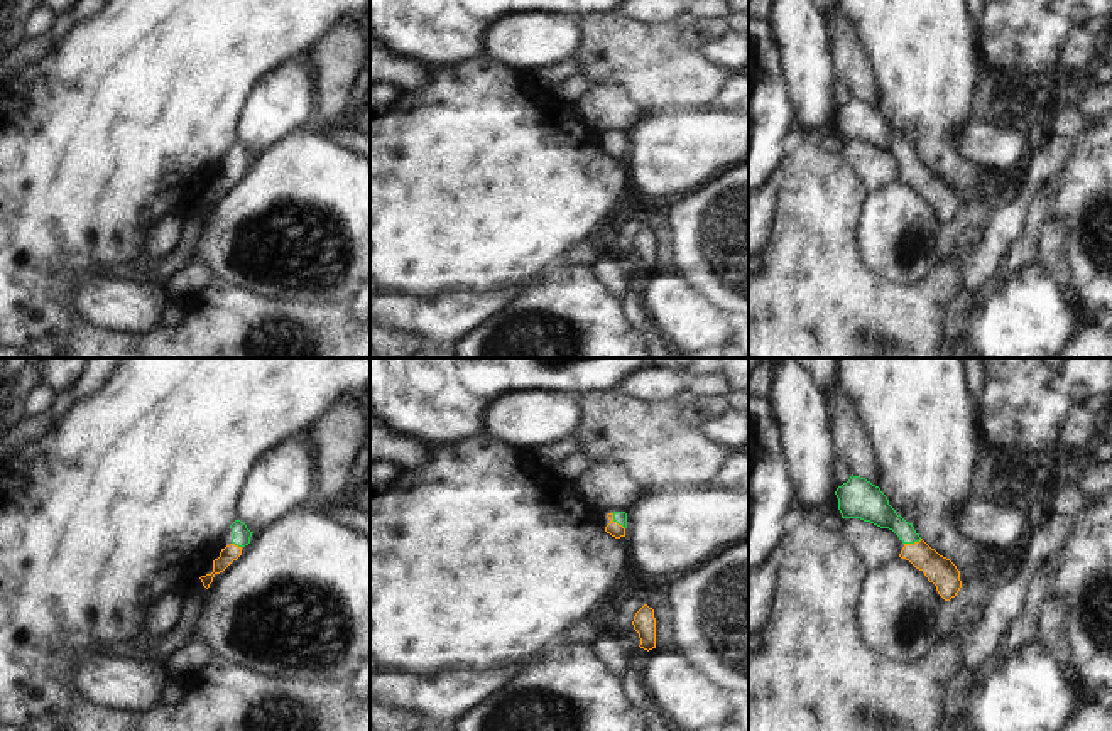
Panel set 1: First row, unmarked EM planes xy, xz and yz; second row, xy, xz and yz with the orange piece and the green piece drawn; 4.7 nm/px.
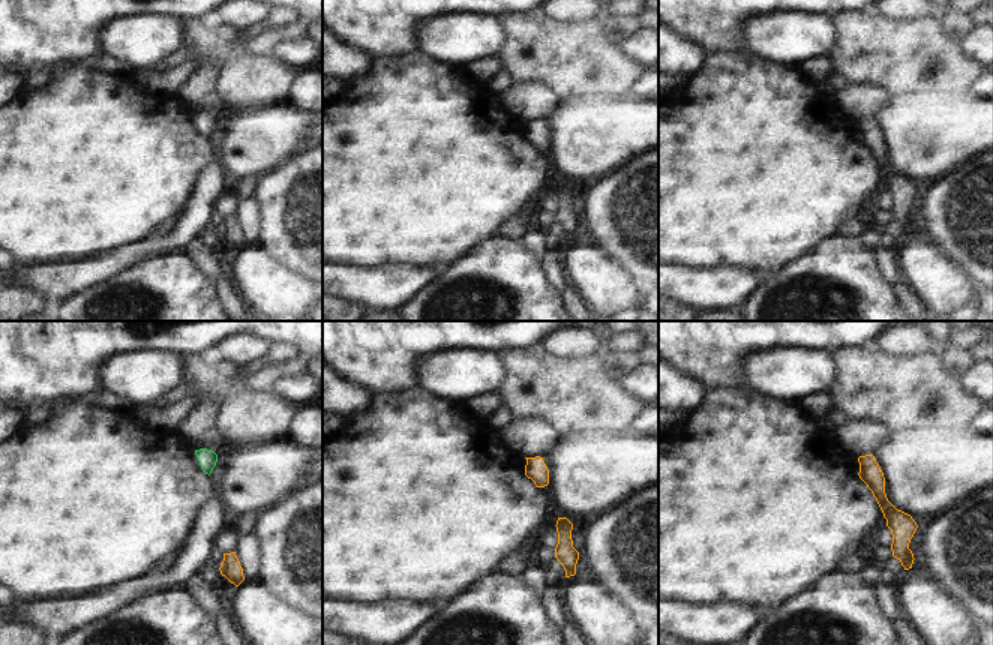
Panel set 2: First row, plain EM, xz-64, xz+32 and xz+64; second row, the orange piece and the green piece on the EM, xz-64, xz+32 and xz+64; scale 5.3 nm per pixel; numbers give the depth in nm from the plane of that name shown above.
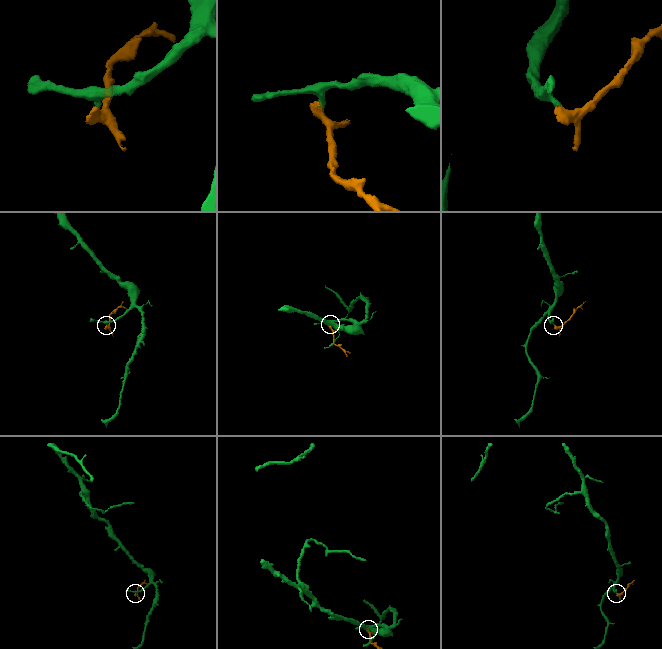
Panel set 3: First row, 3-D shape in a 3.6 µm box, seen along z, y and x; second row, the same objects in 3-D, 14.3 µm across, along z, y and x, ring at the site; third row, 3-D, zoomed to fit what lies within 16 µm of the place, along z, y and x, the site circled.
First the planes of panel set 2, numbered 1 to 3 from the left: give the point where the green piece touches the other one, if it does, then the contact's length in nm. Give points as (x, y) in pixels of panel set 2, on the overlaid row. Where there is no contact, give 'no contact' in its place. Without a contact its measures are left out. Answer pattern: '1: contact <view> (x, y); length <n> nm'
1: no contact
2: no contact
3: no contact

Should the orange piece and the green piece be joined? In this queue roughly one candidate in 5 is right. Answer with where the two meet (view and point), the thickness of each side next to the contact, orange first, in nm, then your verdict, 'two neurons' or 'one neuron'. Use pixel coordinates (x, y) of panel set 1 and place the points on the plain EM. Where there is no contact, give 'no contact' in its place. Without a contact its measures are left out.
meets orange in xz at (615, 144); 70 nm thick on the orange side, 60 nm on the other; one neuron

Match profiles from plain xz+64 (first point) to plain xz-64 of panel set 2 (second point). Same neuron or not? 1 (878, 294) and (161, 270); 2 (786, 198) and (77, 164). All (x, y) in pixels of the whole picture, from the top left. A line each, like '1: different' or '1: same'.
1: same
2: same

